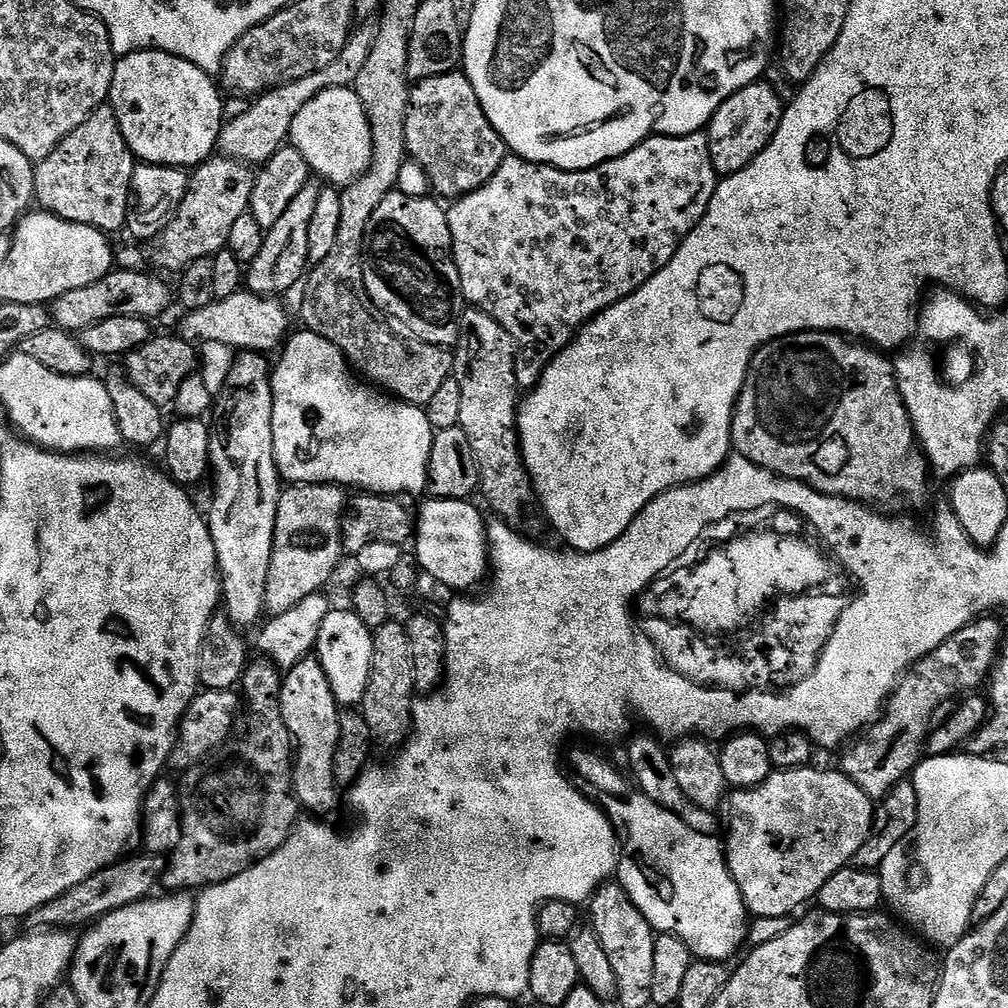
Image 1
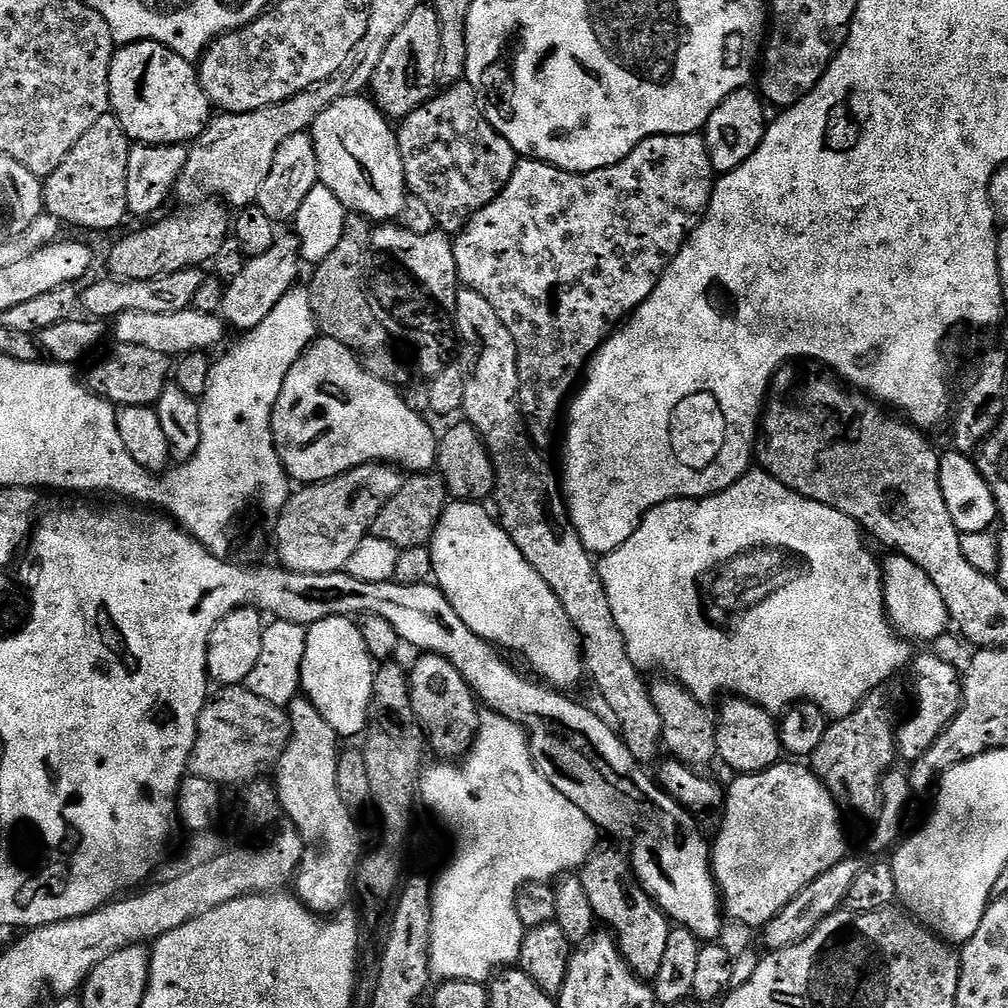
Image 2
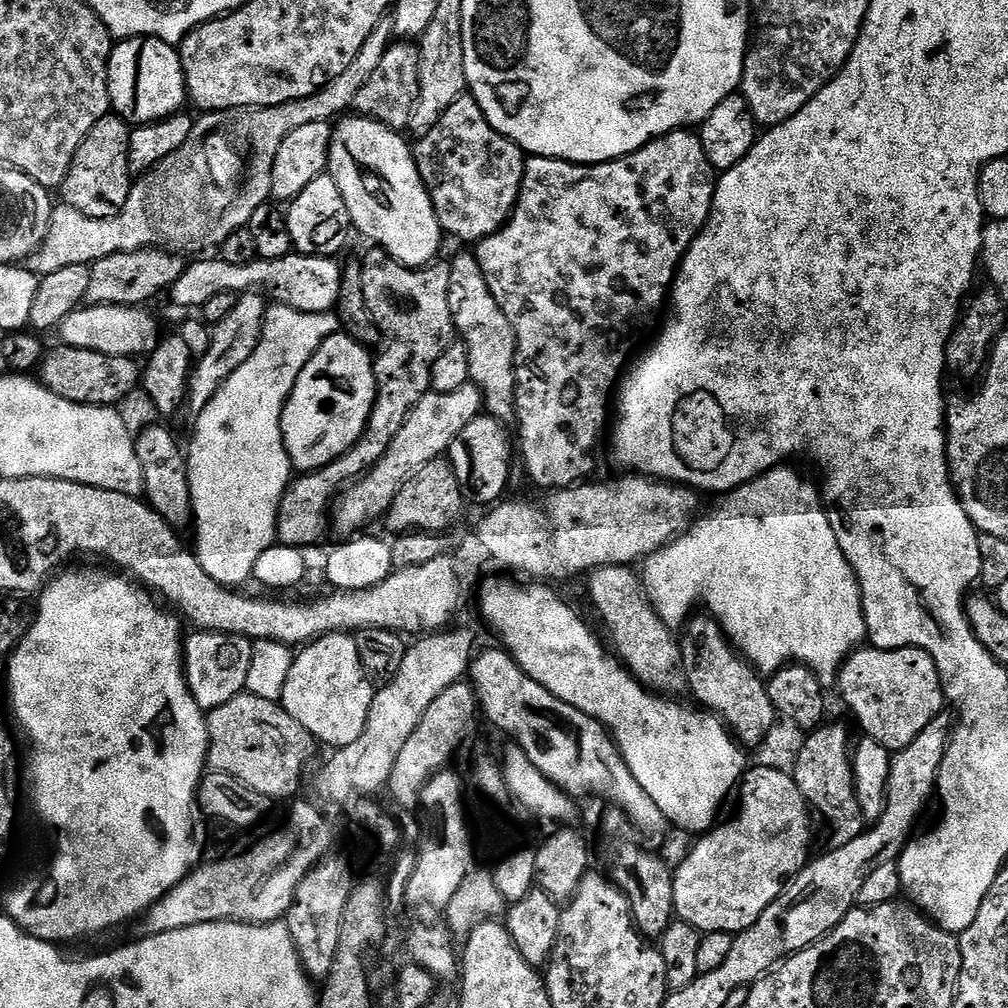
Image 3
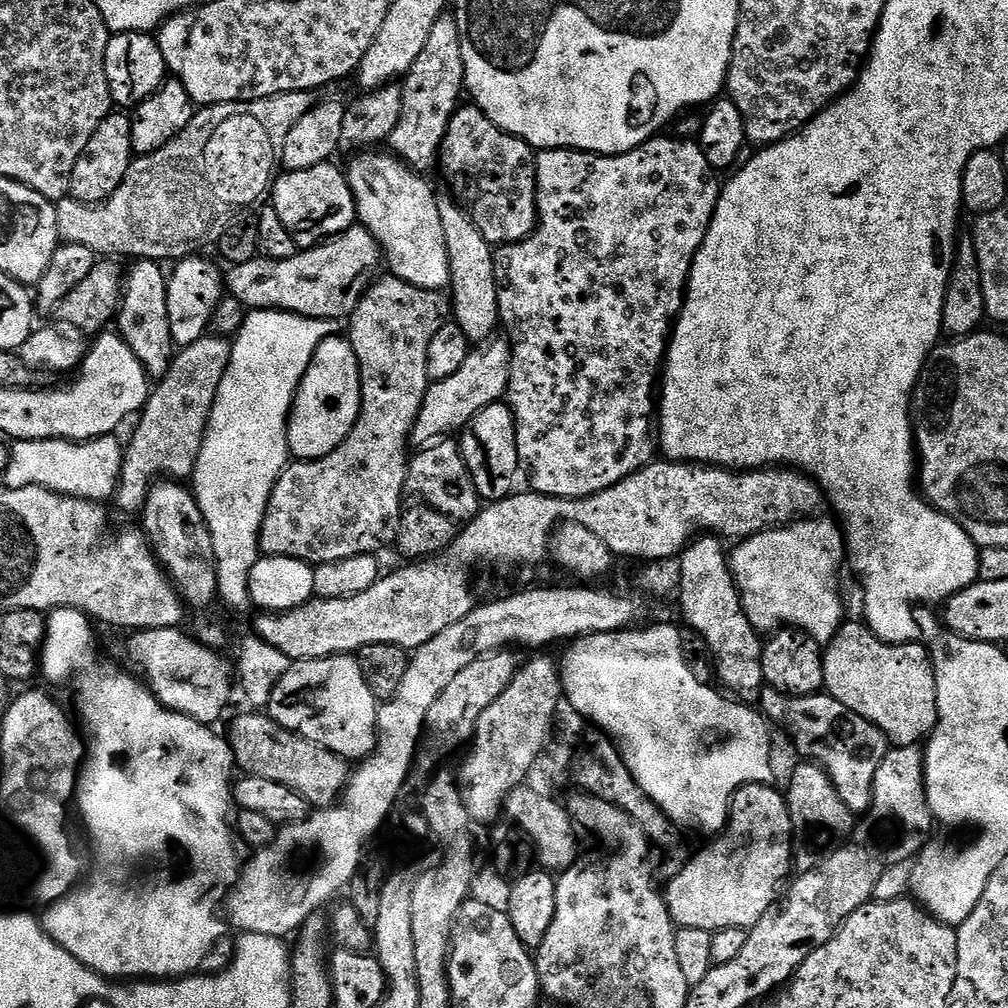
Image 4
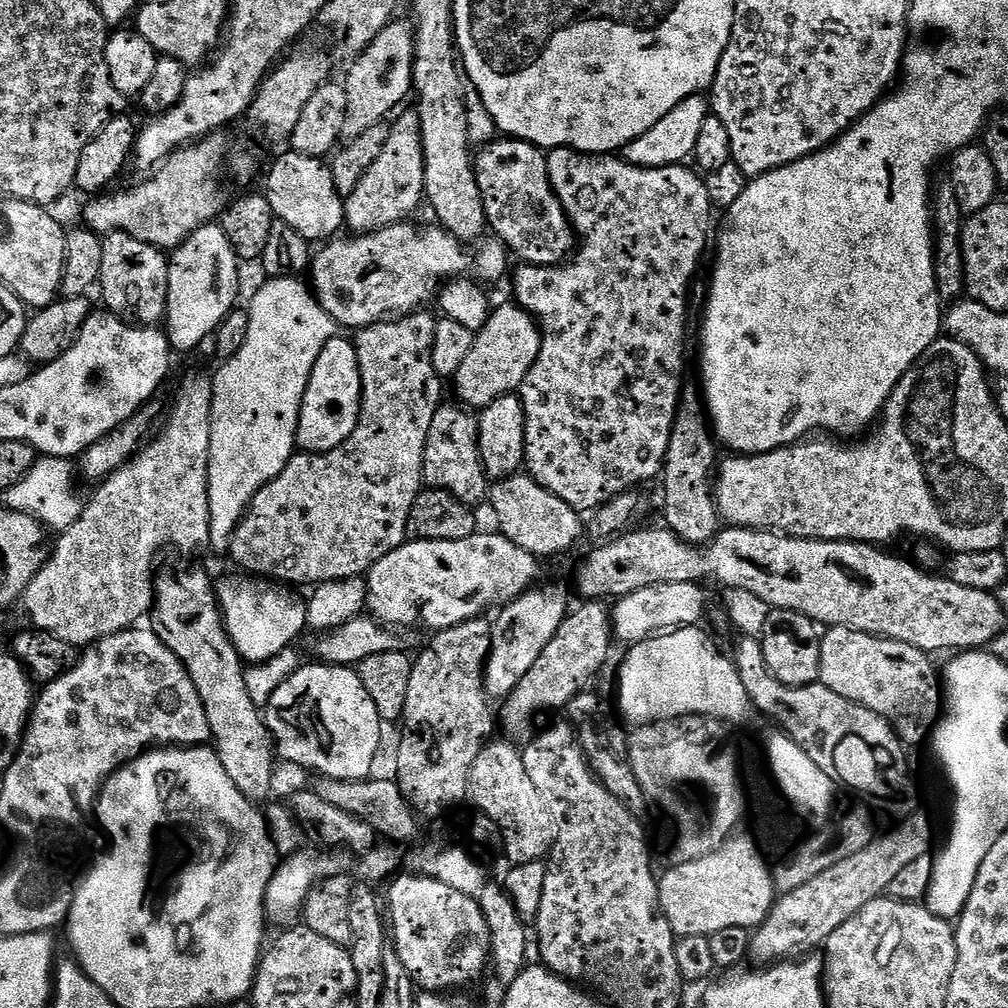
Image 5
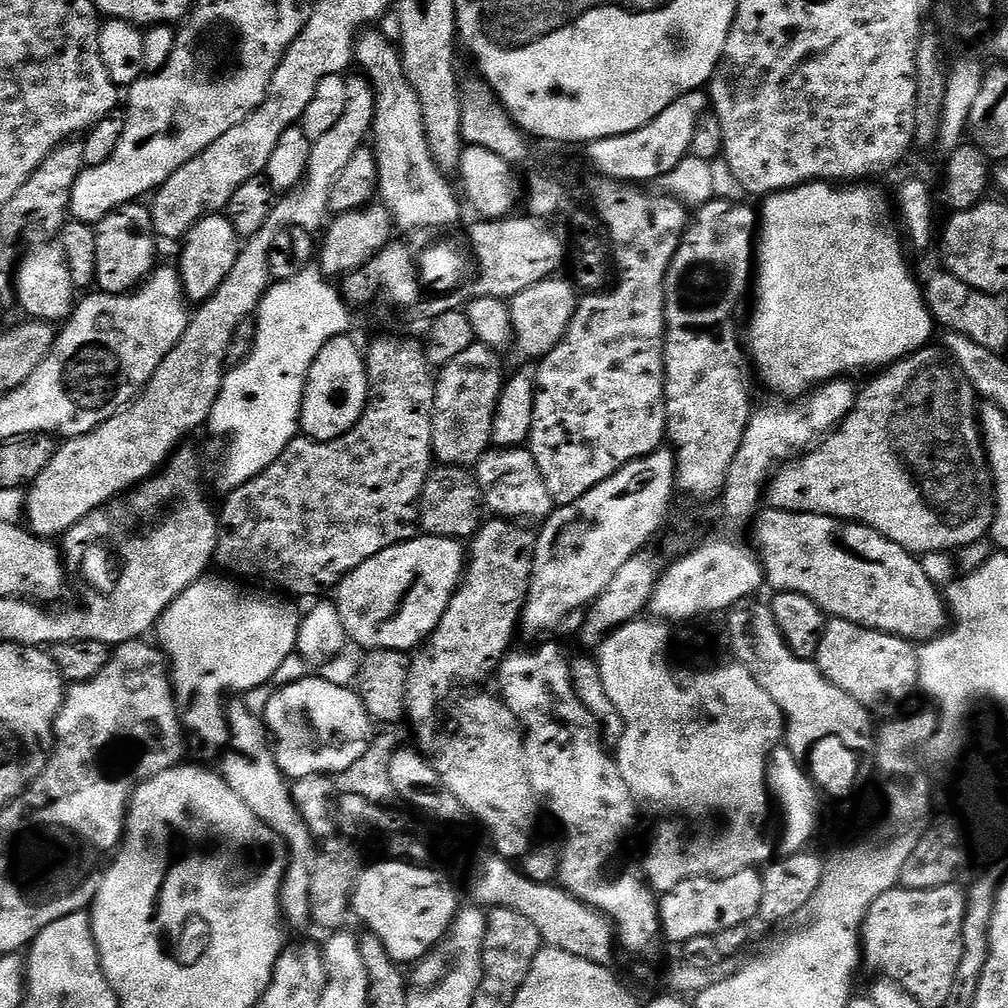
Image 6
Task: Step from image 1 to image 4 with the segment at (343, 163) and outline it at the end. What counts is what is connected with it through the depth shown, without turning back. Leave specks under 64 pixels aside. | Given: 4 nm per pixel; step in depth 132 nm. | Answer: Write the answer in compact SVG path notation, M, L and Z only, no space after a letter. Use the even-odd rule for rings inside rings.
M379 152L361 153L347 167L348 184L355 196L359 223L381 247L391 275L422 289L445 291L450 285L449 255L438 211L437 193L419 173L399 157Z

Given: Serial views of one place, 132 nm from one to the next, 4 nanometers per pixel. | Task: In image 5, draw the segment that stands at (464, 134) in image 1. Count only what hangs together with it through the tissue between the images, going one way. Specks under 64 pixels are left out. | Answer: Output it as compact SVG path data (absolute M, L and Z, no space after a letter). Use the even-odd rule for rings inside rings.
M499 138L493 144L485 146L474 156L478 190L482 190L484 213L488 219L491 235L499 240L513 257L524 264L537 264L540 268L559 266L573 255L578 244L578 237L564 212L562 202L552 189L548 177L548 157L545 149L527 144L515 138Z

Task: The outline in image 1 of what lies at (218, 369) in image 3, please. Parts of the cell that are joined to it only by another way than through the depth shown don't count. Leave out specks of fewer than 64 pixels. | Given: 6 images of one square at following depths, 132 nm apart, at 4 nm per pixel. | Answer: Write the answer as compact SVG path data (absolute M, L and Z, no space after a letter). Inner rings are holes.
M316 182L302 186L302 190L294 197L294 202L290 202L290 207L283 212L282 218L278 218L278 222L274 222L274 226L265 231L262 251L246 268L247 291L256 296L280 298L305 279L310 268L310 218L314 218L321 191L321 185Z

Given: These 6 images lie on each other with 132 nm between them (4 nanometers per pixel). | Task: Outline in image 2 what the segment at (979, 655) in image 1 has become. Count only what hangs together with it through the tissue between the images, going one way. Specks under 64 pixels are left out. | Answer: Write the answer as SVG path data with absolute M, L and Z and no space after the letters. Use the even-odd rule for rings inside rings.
M881 686L864 699L846 718L832 720L818 750L810 757L810 767L817 778L840 798L845 792L848 800L864 816L880 814L880 781L888 769L897 763L896 708L892 705L891 687Z

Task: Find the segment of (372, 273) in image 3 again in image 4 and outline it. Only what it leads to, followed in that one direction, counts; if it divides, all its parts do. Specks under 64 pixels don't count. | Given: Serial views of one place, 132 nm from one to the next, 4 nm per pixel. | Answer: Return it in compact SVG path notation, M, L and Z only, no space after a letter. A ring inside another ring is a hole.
M391 274L384 275L360 299L360 305L352 311L346 324L346 339L352 343L360 371L358 418L350 434L330 454L320 460L292 462L284 469L270 494L262 522L260 551L263 555L298 558L315 566L342 562L342 558L376 556L383 548L391 549L396 543L402 509L406 504L404 487L408 477L412 428L416 425L418 410L430 383L426 354L434 334L438 334L449 319L450 304L443 291L422 289Z

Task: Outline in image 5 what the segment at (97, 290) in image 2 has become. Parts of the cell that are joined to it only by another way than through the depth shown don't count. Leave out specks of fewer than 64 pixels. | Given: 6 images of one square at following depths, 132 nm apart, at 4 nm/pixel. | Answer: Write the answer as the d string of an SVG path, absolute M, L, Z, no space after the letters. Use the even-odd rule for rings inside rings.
M412 222L392 224L377 232L365 232L353 235L352 240L333 239L325 243L321 252L315 253L310 265L310 287L322 310L336 320L341 329L359 330L371 324L379 324L382 320L423 309L428 299L437 295L442 282L460 278L471 266L468 257L469 249L454 239L446 229L439 226L432 228L415 228Z

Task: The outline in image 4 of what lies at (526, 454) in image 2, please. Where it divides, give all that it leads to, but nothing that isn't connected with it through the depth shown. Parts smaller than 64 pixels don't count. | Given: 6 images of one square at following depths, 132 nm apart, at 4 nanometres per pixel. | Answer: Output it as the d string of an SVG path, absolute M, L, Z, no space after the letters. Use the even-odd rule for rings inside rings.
M441 195L437 204L442 218L443 233L446 234L446 247L452 275L450 308L454 313L454 323L464 331L469 342L479 346L493 339L502 324L496 289L494 248L486 242L486 238L482 238L482 230L474 226L467 210L451 195Z

